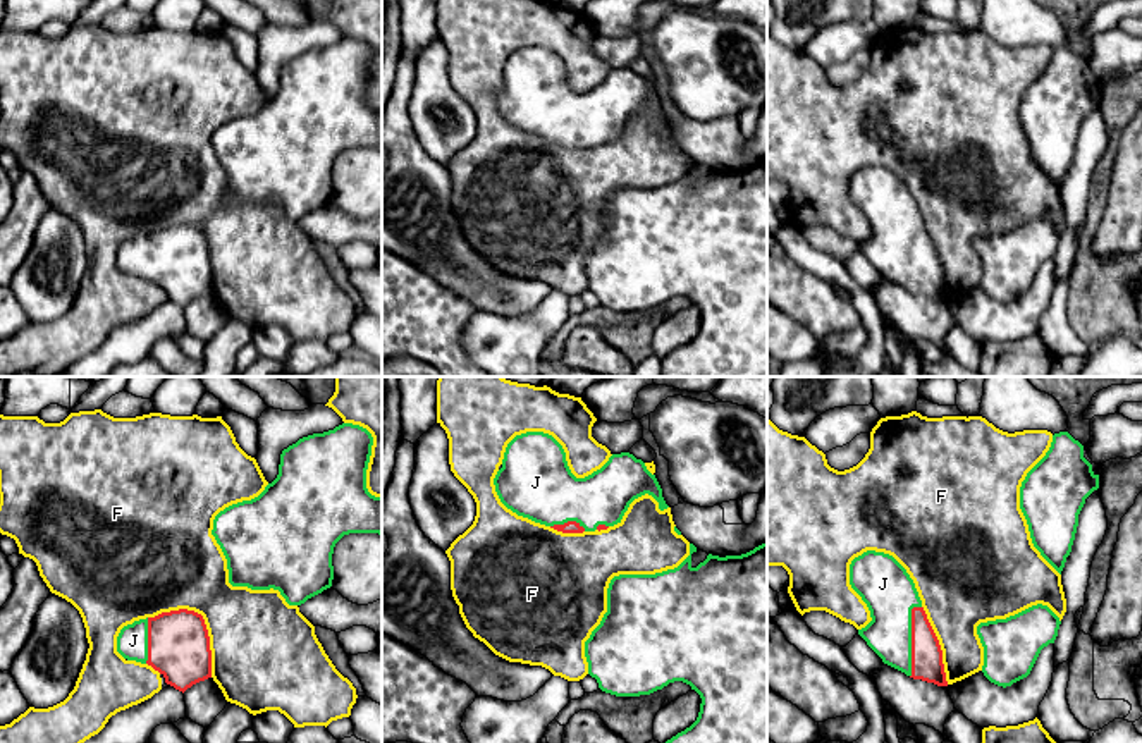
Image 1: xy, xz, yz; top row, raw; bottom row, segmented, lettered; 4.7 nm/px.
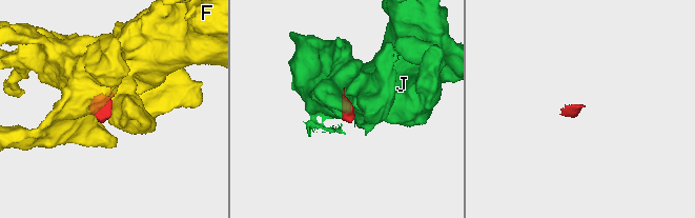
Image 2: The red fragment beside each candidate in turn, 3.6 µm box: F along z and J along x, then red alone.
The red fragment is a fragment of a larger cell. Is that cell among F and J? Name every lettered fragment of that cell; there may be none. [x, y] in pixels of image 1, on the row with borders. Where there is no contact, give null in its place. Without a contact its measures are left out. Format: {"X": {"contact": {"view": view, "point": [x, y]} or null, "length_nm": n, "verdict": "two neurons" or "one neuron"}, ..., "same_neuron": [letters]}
{"F": {"contact": {"view": "xy", "point": [203, 620]}, "length_nm": 420, "verdict": "two neurons"}, "J": {"contact": {"view": "yz", "point": [912, 638]}, "length_nm": 340, "verdict": "one neuron"}, "same_neuron": ["J"]}

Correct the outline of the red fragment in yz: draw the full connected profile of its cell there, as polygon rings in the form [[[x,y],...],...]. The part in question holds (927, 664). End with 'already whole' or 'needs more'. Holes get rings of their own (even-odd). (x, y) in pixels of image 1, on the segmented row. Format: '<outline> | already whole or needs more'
[[[867,550],[851,561],[850,585],[872,617],[858,635],[882,662],[913,679],[948,686],[939,640],[906,569],[889,554]]] | needs more

